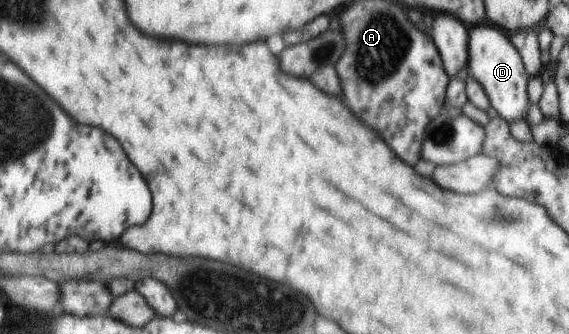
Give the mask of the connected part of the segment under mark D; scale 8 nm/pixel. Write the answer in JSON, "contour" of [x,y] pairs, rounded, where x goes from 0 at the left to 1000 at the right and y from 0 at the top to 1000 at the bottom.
{"contour":[[[858,75],[822,78],[822,204],[826,231],[833,243],[842,243],[851,266],[851,278],[872,326],[873,338],[896,368],[917,362],[928,344],[928,275],[924,266],[928,249],[926,207],[921,207],[921,177],[914,153],[896,117],[889,111],[886,93]]]}

